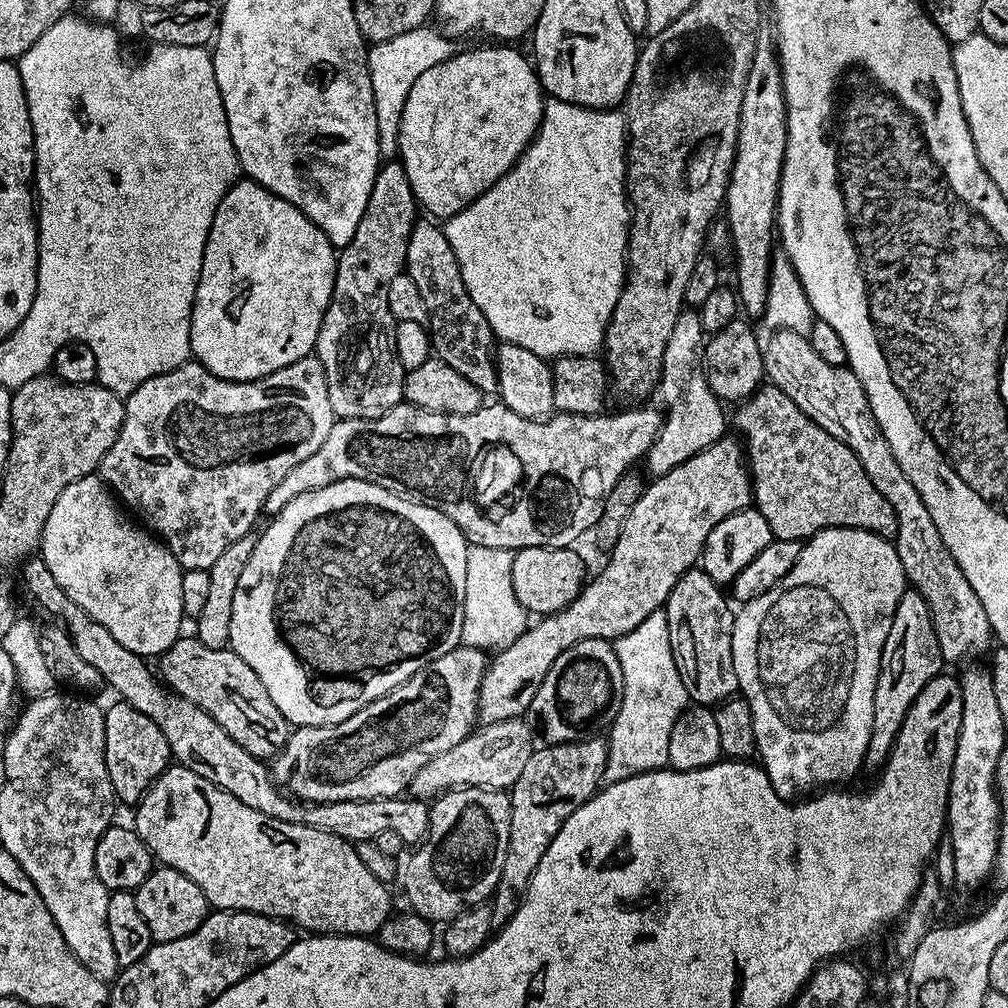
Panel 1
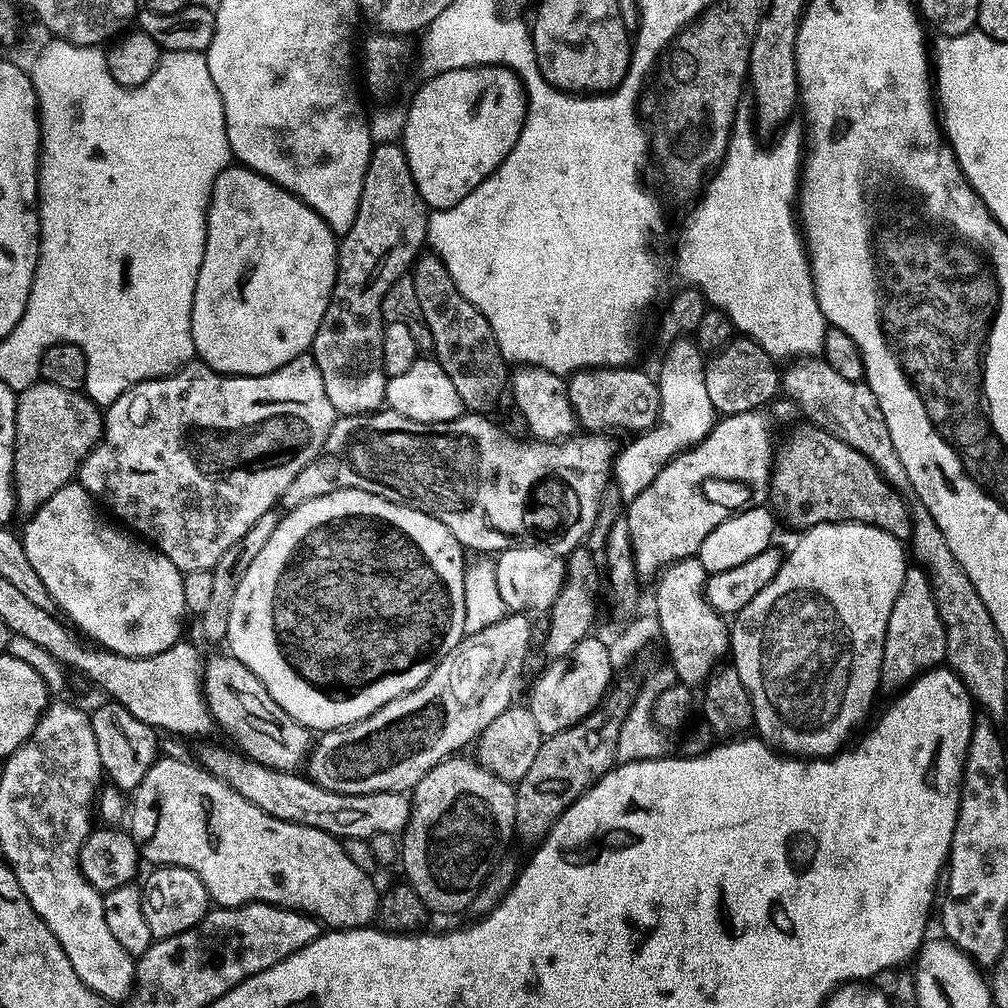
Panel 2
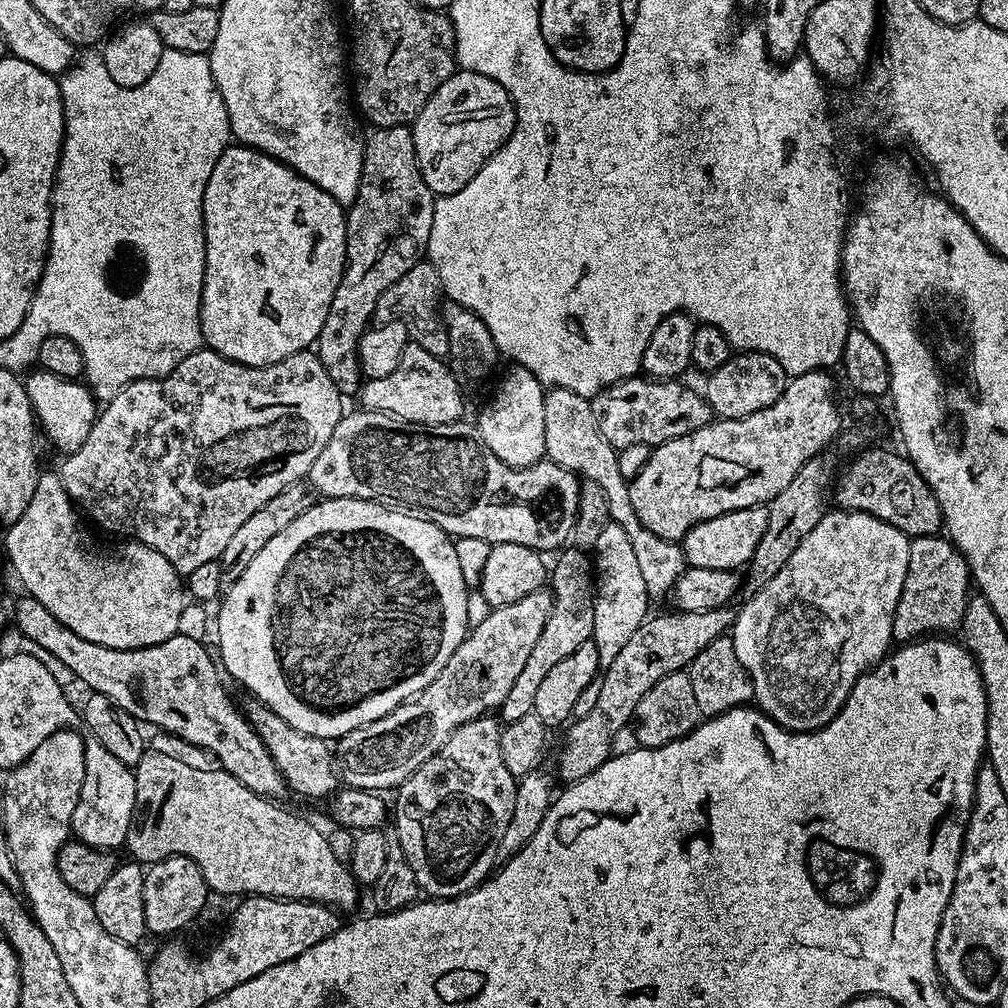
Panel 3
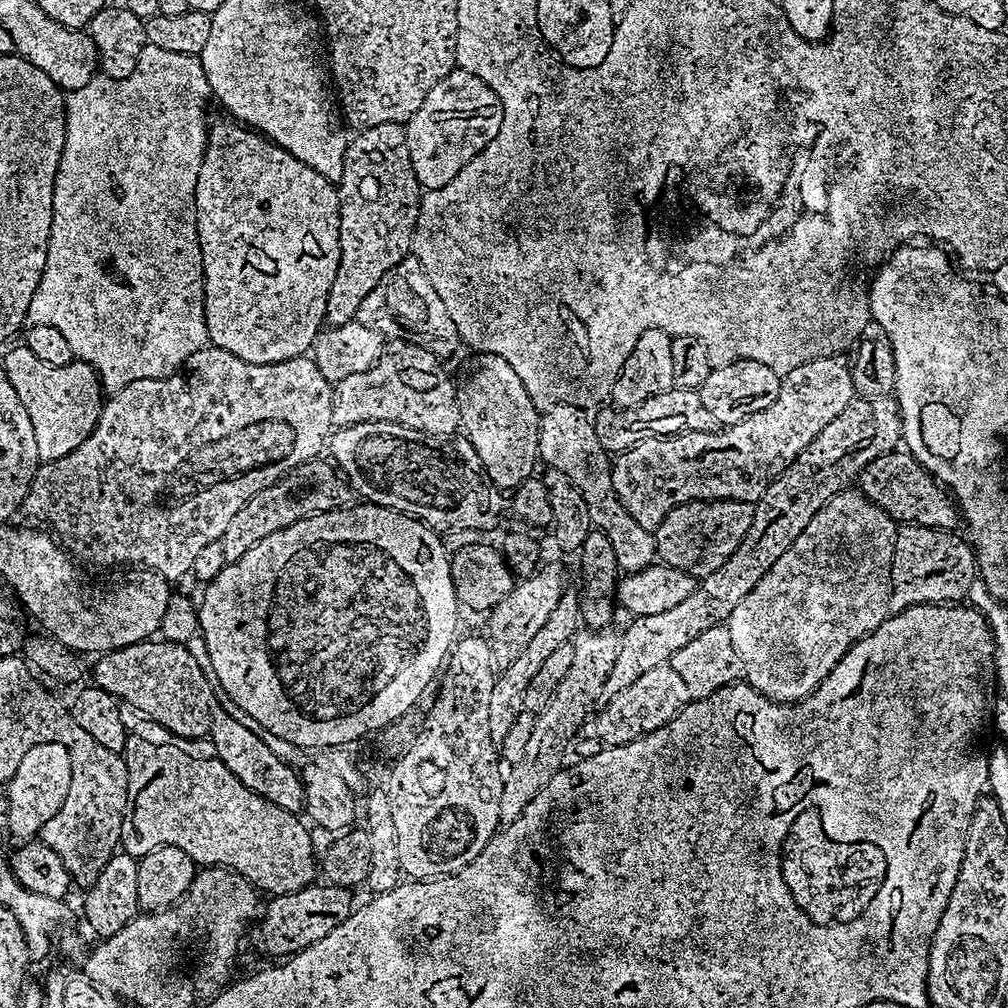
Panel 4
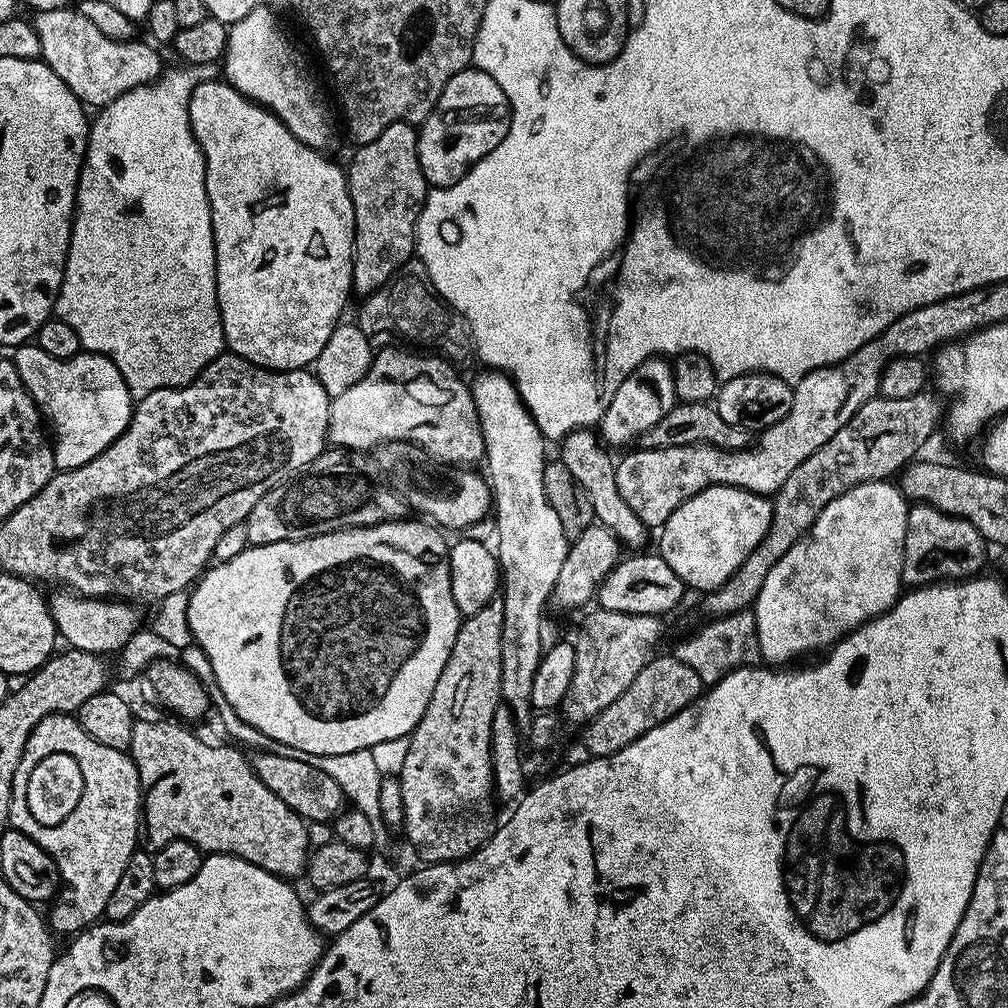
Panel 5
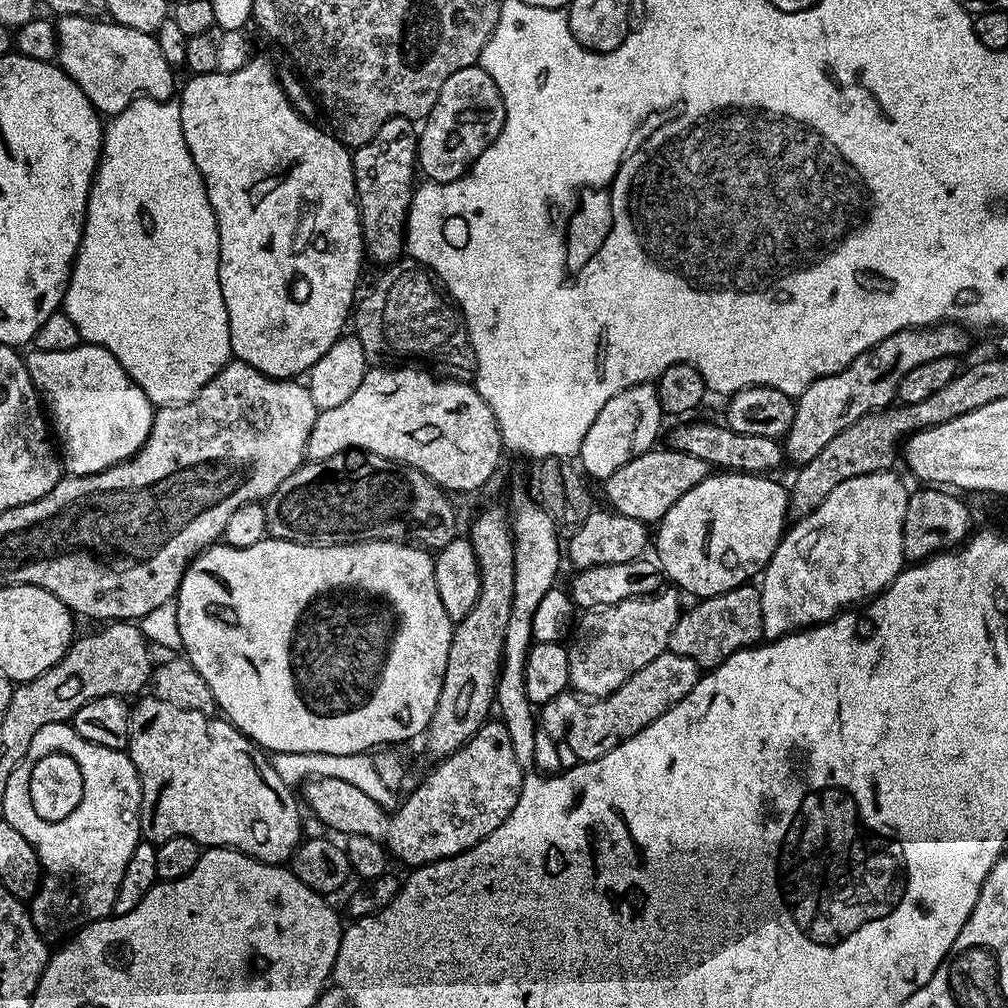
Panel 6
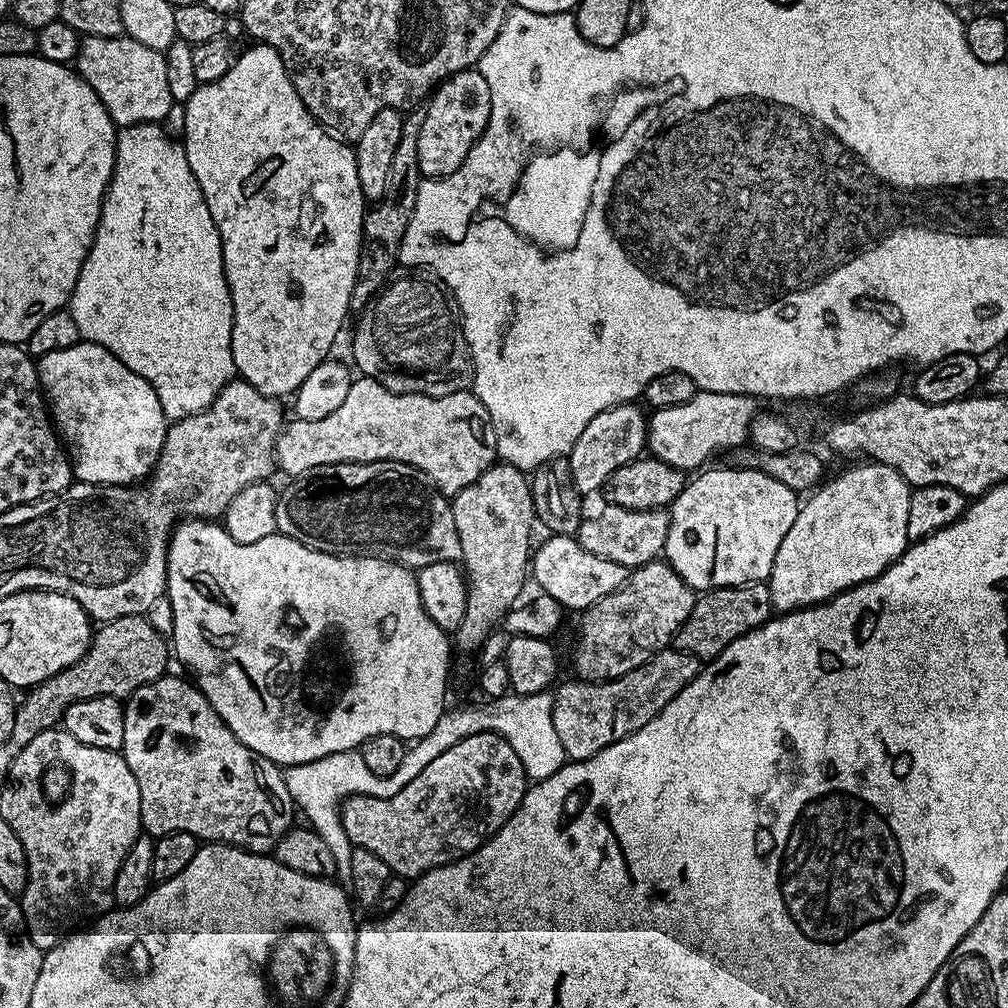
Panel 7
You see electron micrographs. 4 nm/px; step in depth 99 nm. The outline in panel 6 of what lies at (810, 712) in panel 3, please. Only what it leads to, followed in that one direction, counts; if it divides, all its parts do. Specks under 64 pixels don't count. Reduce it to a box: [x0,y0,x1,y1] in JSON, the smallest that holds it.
[758,470,910,640]

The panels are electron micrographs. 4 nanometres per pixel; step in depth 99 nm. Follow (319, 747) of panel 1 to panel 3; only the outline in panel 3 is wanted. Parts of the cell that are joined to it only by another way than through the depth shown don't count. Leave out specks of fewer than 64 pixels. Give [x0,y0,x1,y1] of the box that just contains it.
[334,590,551,790]

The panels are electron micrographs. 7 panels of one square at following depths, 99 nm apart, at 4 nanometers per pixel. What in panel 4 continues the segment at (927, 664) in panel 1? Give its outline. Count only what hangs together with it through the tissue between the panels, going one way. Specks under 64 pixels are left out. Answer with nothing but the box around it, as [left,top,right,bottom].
[894,524,978,606]

